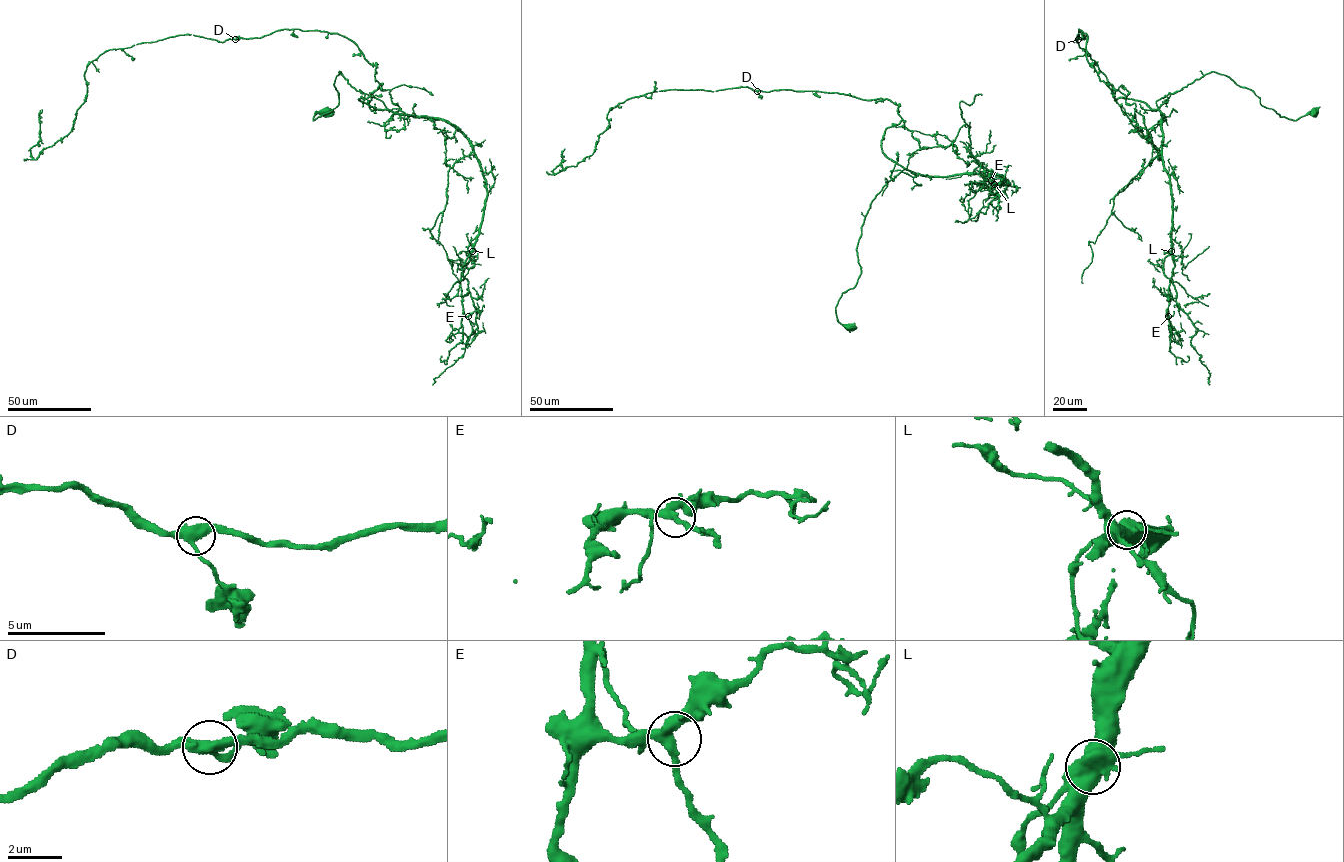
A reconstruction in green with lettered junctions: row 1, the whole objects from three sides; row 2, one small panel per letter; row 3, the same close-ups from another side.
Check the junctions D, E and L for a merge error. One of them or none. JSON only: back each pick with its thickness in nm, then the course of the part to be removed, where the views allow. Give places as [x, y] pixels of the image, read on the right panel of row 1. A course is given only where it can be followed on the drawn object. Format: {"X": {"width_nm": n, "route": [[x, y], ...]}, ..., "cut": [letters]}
{"L": {"width_nm": 600, "route": [[1171, 251], [1182, 258], [1185, 268], [1209, 246]]}, "cut": ["L"]}

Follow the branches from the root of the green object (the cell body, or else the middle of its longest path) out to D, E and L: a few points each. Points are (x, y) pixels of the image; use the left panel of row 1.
D: (326, 112), (313, 120), (338, 104), (339, 71), (386, 108), (359, 99), (379, 83), (352, 41), (235, 39)
E: (326, 112), (313, 120), (338, 104), (340, 71), (467, 139), (487, 191), (460, 281), (468, 316)
L: (326, 112), (313, 120), (338, 104), (340, 71), (393, 112), (444, 119), (459, 130), (487, 191), (472, 251)

